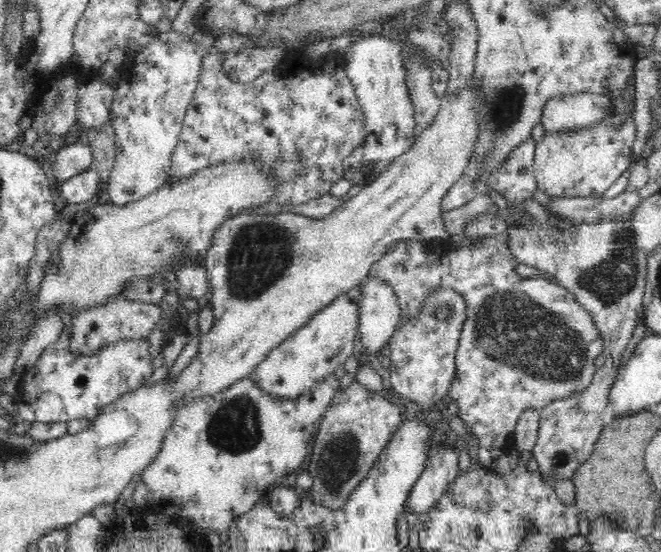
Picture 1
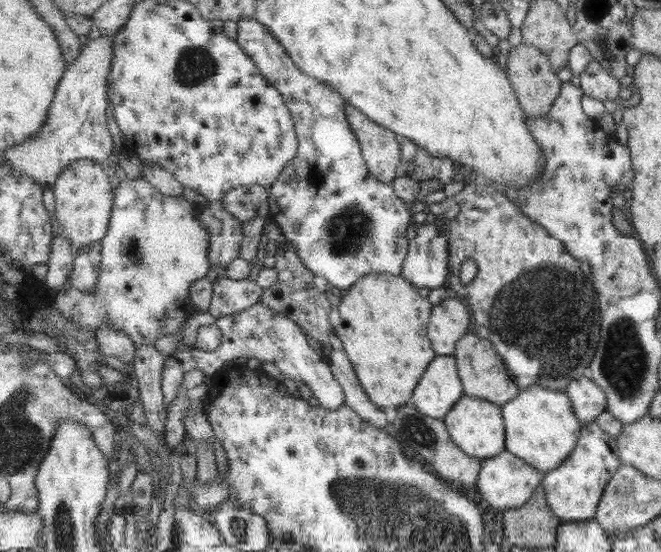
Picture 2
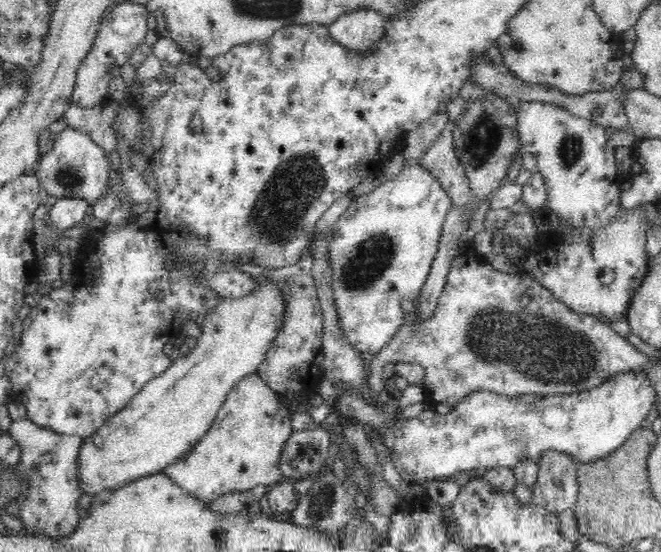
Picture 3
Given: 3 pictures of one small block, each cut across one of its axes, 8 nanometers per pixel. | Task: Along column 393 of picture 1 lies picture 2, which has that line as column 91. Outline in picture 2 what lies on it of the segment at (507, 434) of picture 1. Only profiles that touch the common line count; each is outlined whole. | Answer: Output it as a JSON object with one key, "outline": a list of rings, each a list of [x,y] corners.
{"outline":[[[94,243],[76,255],[70,284],[78,288],[82,295],[90,295],[97,287],[102,267],[102,244]]]}

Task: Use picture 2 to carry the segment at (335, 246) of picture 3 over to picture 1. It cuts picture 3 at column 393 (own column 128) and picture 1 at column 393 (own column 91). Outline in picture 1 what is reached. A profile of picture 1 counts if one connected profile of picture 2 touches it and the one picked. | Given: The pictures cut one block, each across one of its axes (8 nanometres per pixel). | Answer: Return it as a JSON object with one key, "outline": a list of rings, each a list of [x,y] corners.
{"outline":[[[366,278],[360,285],[363,285],[363,302],[360,307],[359,340],[365,347],[366,355],[378,356],[382,347],[389,344],[389,340],[400,322],[399,300],[389,284],[382,283],[378,279]]]}

